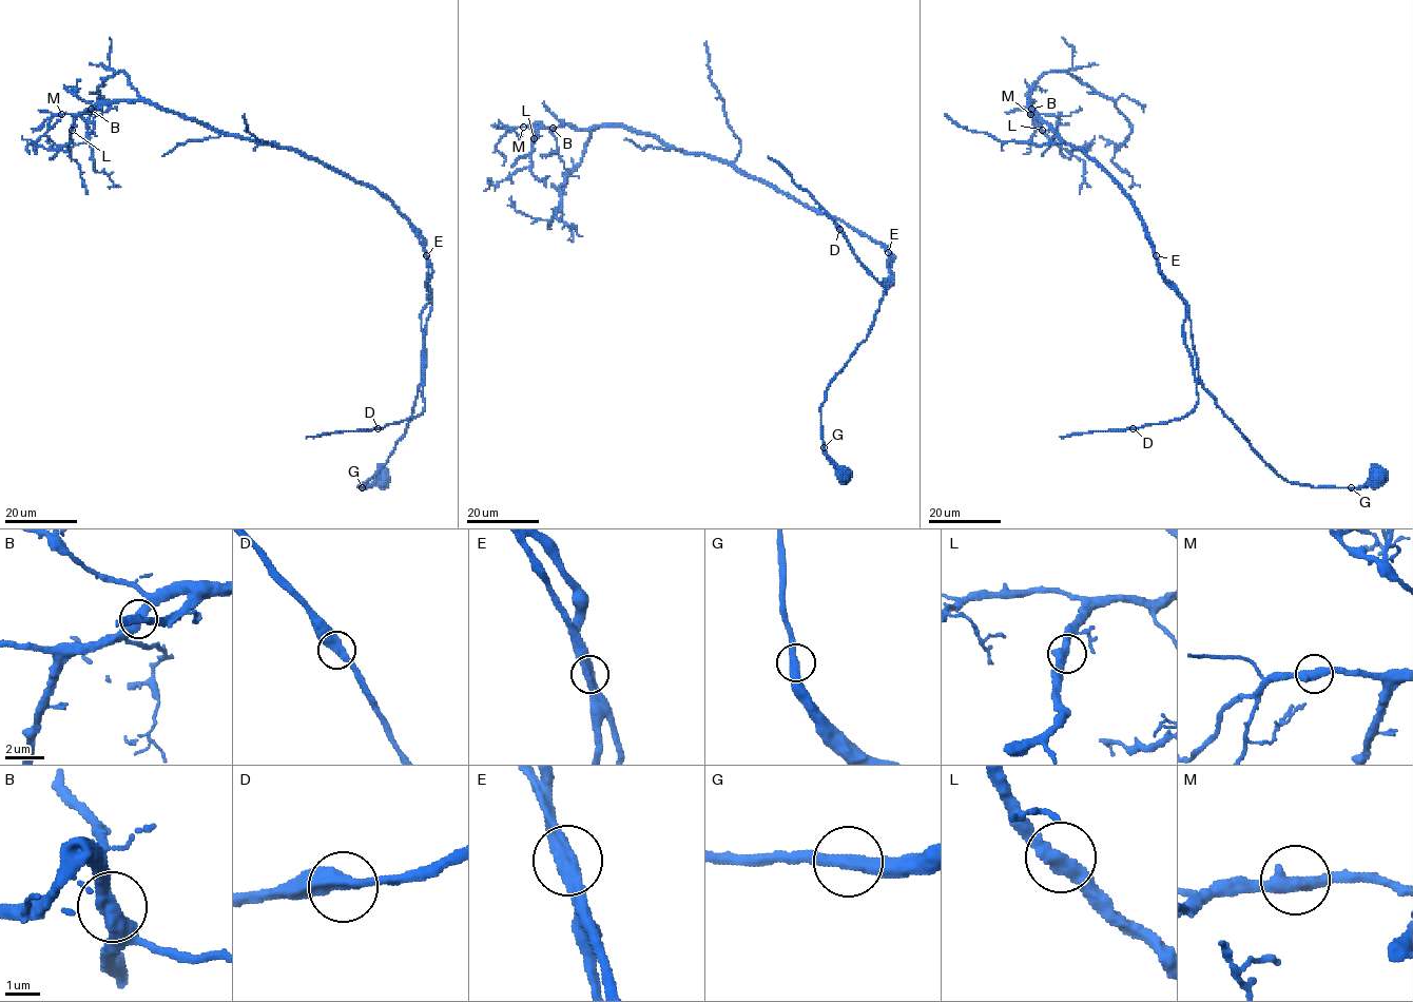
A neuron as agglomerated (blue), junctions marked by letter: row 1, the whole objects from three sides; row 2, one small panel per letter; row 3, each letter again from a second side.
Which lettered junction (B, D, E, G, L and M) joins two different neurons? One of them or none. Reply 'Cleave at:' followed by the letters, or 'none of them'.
Cleave at: none of them

